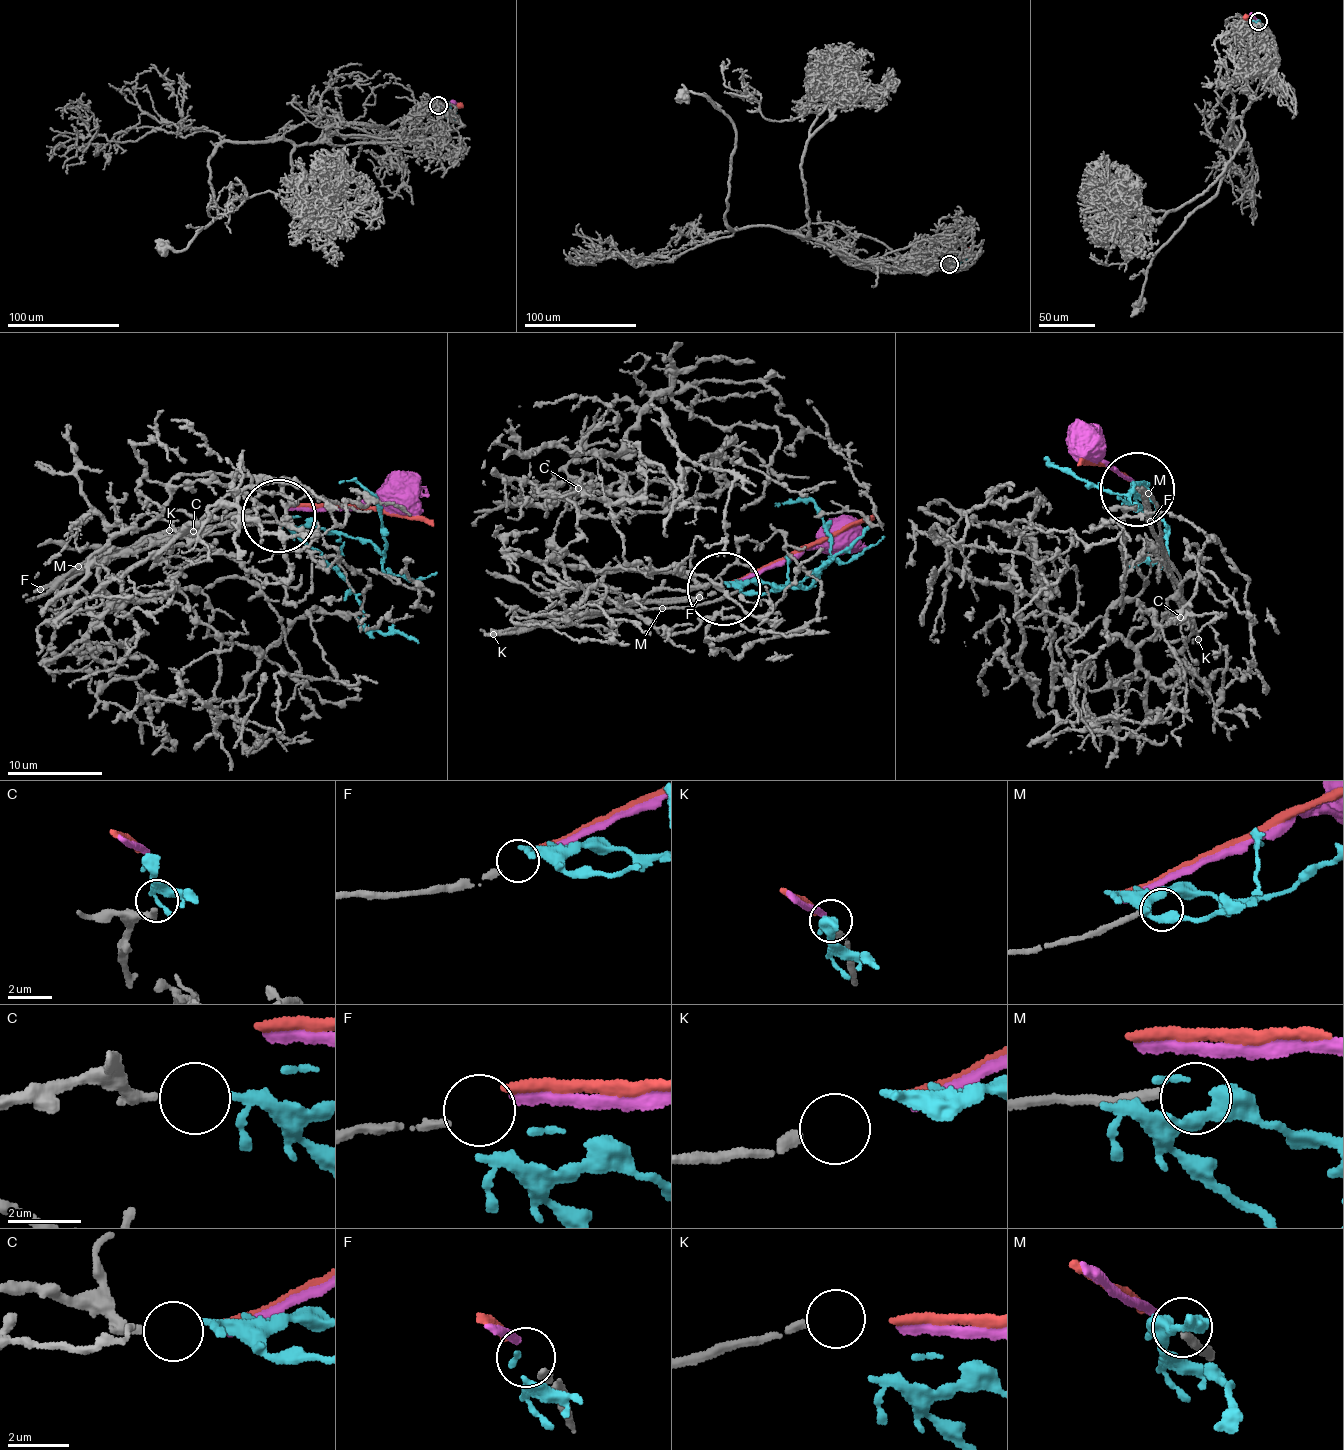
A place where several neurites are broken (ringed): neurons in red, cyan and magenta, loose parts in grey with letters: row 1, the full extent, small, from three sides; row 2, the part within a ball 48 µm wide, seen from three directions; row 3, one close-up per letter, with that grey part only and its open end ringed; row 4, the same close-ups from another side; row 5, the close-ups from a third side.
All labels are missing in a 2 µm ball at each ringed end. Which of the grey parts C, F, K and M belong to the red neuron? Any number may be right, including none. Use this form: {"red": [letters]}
{"red": []}

